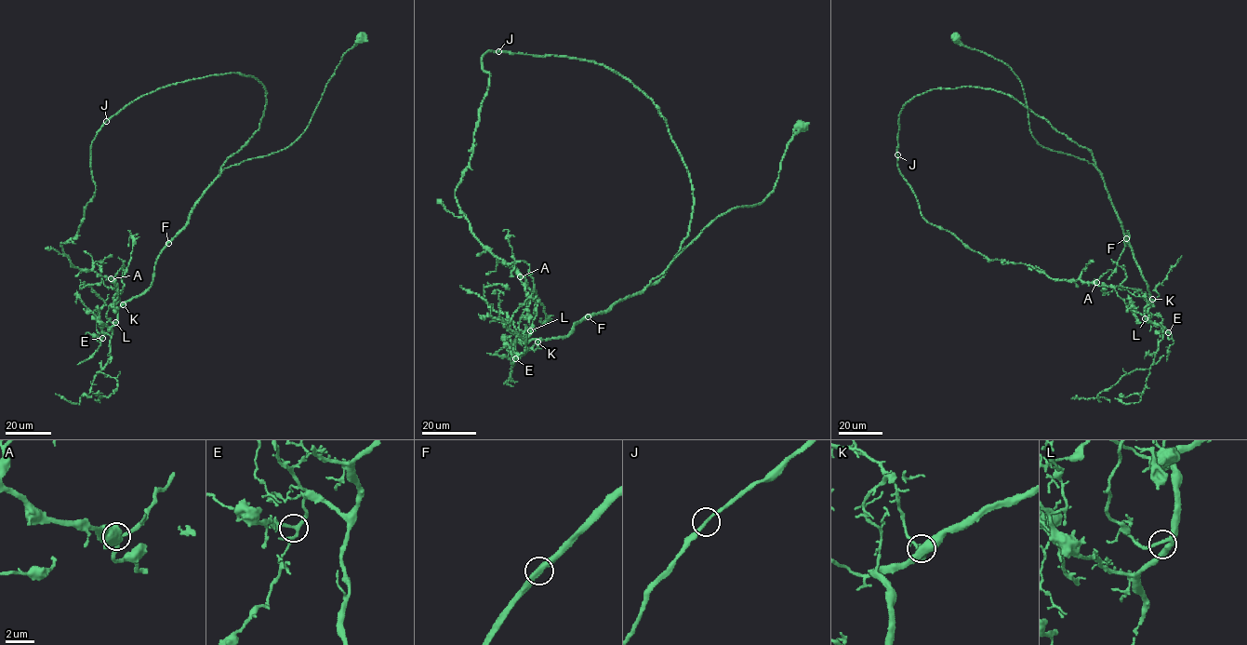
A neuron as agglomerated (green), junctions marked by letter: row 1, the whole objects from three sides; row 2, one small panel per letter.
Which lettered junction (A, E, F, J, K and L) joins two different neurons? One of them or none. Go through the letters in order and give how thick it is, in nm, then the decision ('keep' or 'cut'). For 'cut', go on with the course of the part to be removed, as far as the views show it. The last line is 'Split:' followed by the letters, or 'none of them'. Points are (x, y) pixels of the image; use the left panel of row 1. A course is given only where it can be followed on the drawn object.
A: 380 nm thick; keep
E: 200 nm thick; keep
F: 480 nm thick; keep
J: 240 nm thick; keep
K: 320 nm thick; keep
L: 220 nm thick; keep
Split: none of them

